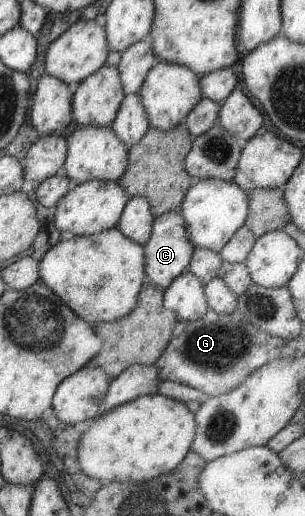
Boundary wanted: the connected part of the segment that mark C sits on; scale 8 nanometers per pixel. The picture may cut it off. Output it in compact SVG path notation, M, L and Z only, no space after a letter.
M169 211L154 217L149 240L144 244L146 281L165 290L173 278L187 270L193 249L179 211Z

